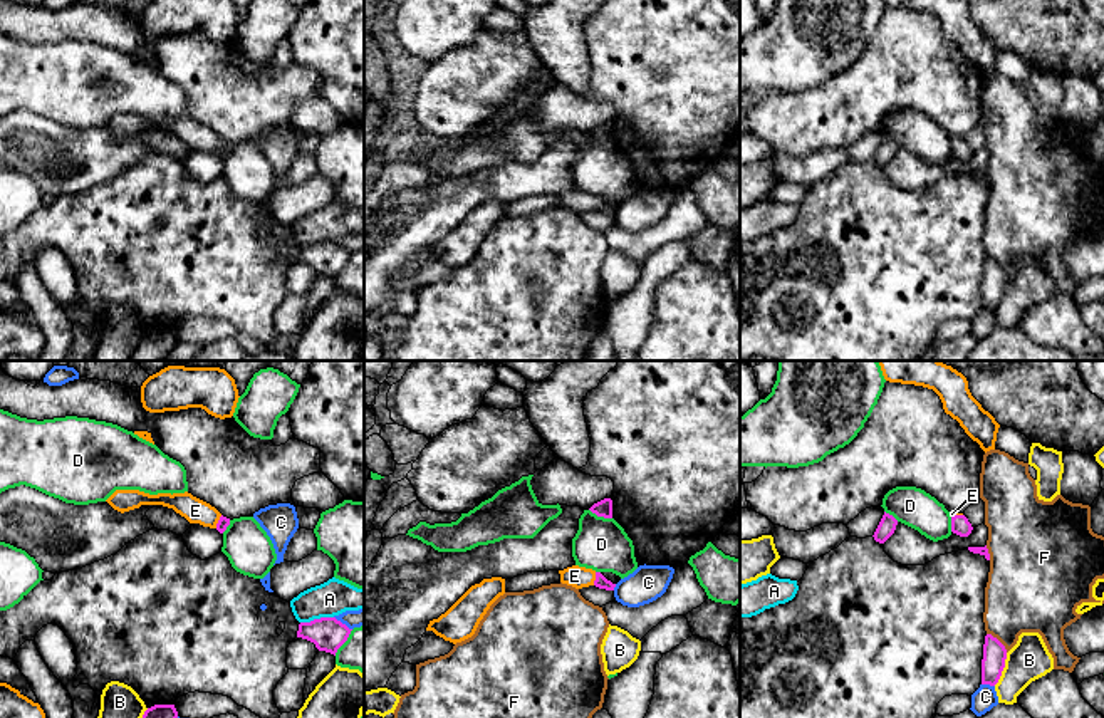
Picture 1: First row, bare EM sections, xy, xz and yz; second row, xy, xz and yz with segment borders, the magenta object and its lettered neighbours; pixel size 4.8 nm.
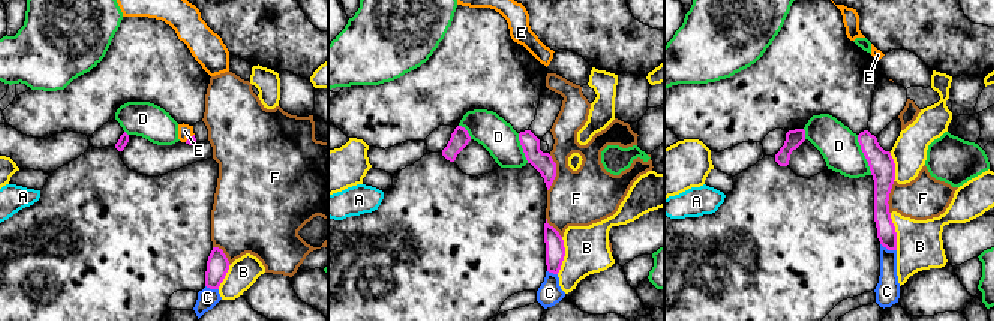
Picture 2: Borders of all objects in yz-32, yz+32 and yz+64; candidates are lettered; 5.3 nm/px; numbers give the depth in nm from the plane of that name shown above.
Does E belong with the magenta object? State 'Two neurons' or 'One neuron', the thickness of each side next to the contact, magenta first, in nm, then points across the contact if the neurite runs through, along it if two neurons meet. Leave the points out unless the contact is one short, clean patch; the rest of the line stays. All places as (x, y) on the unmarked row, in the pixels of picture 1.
One neuron. Thickness 60 nm (magenta) against 100 nm. Path across: xz (601, 205), (596, 203), (574, 200)

